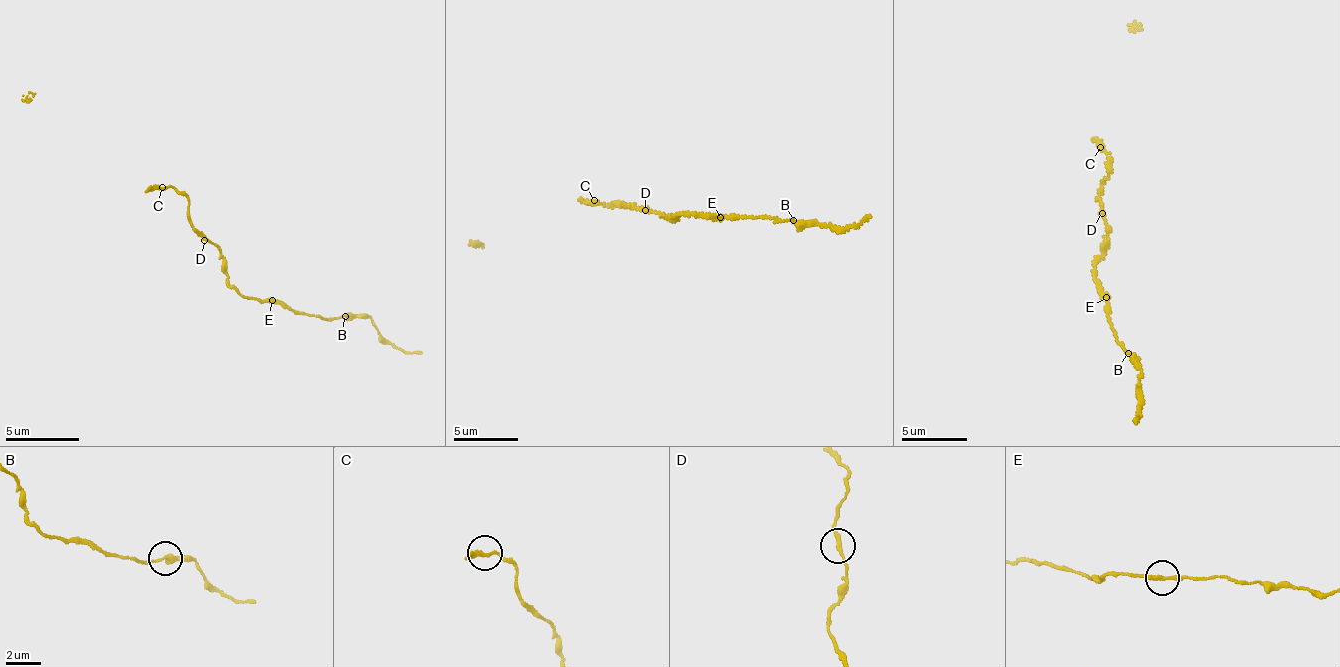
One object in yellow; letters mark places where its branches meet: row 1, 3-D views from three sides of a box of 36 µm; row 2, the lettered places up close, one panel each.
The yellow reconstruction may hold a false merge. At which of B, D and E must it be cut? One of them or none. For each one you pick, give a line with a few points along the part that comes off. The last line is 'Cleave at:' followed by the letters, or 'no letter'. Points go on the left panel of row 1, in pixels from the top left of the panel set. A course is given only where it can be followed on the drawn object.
D: Course of the part to remove: (203, 240), (187, 213), (189, 201), (174, 189), (145, 191)
Cleave at: D

